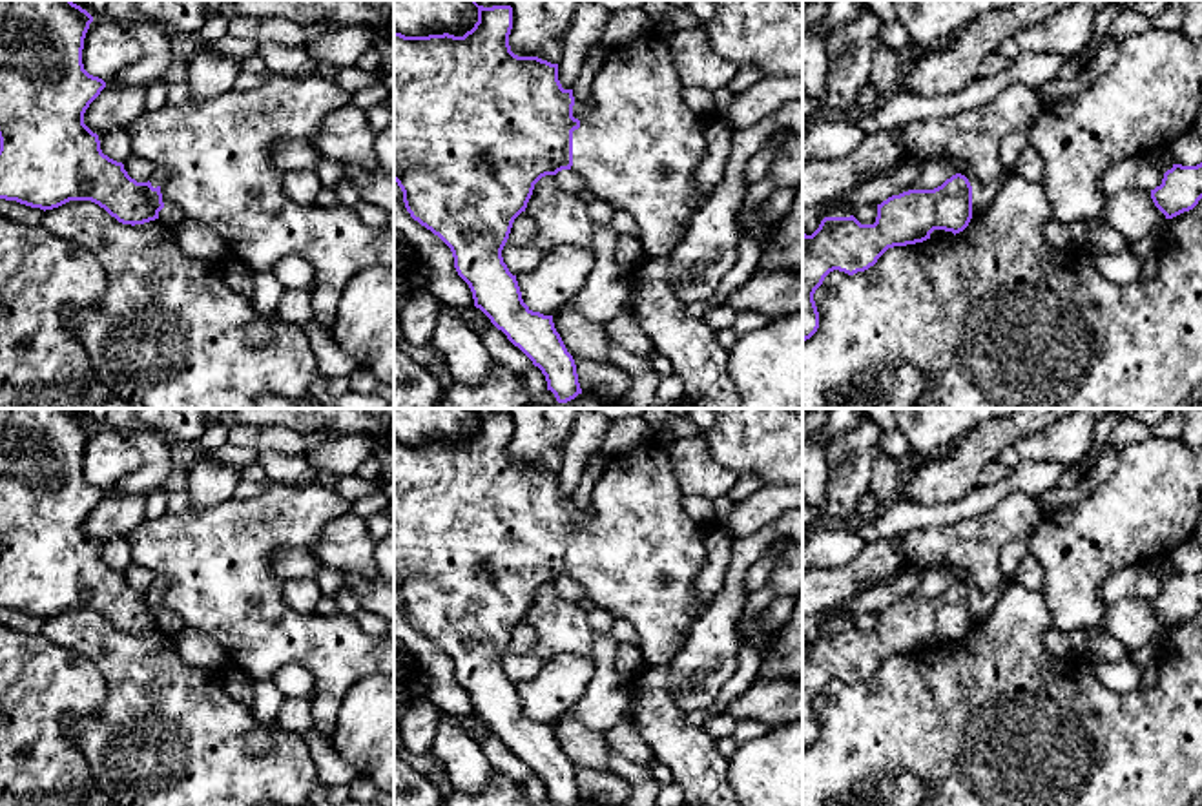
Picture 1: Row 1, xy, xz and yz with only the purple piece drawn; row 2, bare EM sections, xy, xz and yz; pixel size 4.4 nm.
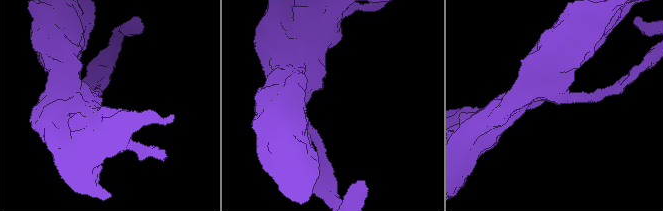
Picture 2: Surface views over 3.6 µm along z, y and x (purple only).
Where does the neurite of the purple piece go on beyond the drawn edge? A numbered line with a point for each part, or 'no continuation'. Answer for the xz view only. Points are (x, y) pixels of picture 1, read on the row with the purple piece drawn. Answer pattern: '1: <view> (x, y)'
1: xz (639, 146)

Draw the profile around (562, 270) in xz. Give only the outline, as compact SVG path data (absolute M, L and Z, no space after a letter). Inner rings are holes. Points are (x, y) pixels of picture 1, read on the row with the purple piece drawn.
M562 244L545 252L534 270L516 275L523 303L533 312L554 315L584 286L591 266L593 255L584 248Z

